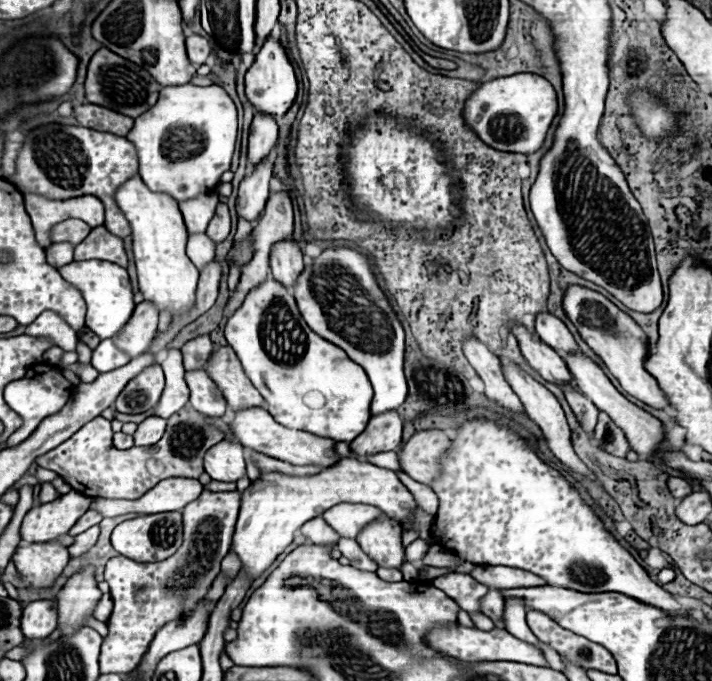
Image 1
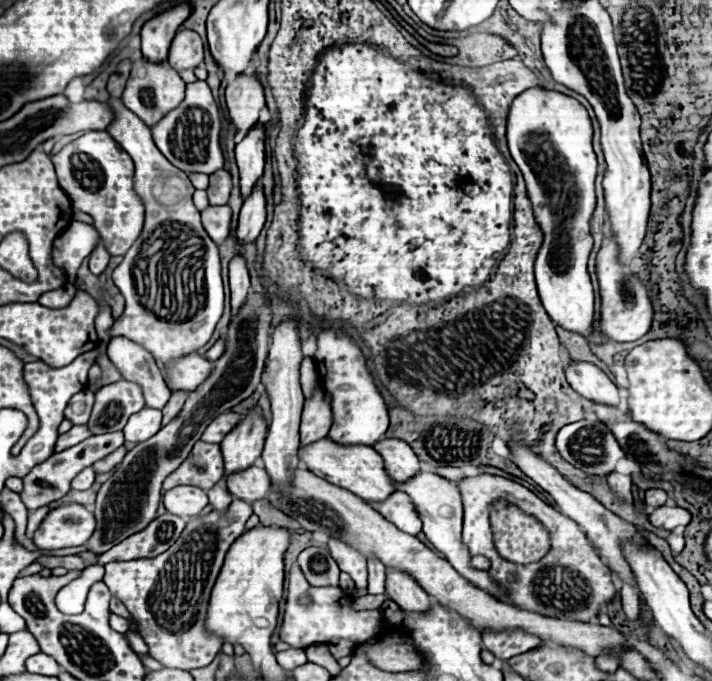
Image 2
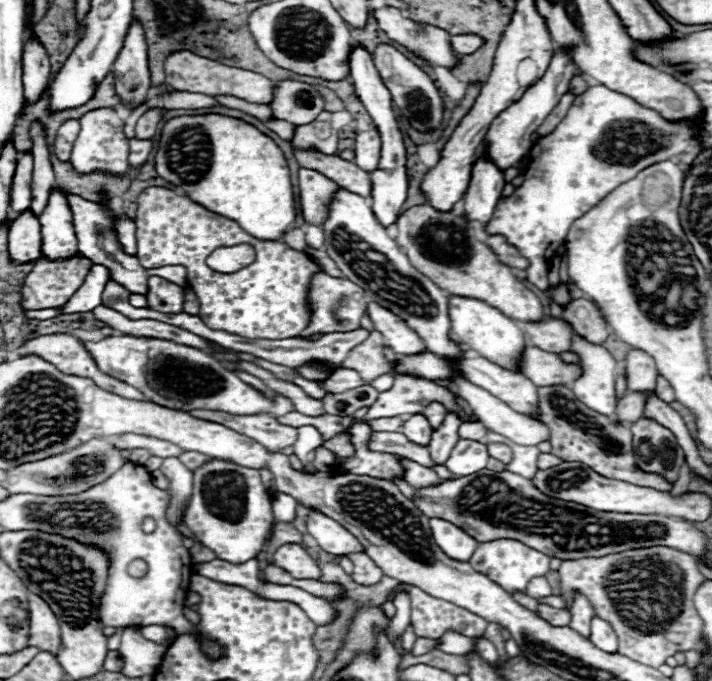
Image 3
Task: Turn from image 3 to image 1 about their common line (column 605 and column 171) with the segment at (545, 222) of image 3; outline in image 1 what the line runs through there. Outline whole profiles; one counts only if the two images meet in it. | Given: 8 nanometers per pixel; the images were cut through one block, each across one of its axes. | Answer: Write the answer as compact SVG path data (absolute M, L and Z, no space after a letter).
M170 86L162 88L158 104L134 120L128 140L140 156L140 176L152 192L168 194L176 202L198 198L216 190L220 176L230 170L236 146L236 106L222 86Z

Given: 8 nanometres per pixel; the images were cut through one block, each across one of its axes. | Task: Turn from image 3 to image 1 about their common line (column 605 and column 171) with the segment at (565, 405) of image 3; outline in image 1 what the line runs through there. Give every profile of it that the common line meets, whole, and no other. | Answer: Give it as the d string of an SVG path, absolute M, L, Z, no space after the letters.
M184 406L168 418L162 440L150 447L134 446L128 450L116 450L112 444L113 434L106 418L94 418L58 448L38 456L36 464L54 470L58 476L64 478L64 482L68 482L76 492L82 492L84 496L138 500L164 478L198 478L204 472L202 458L206 450L224 440L224 434L208 424L208 416L194 412L194 408L190 406Z

